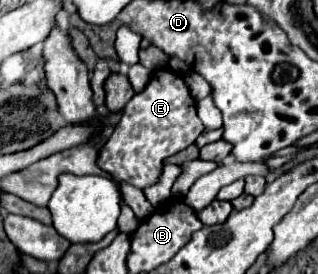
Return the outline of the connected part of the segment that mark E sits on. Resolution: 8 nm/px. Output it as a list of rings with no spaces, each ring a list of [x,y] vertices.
[[[158,69],[146,89],[136,93],[122,109],[122,117],[116,123],[114,133],[100,149],[98,167],[114,179],[122,179],[144,189],[158,181],[164,159],[192,145],[202,131],[204,125],[196,115],[196,101],[192,99],[184,77],[170,69]]]

